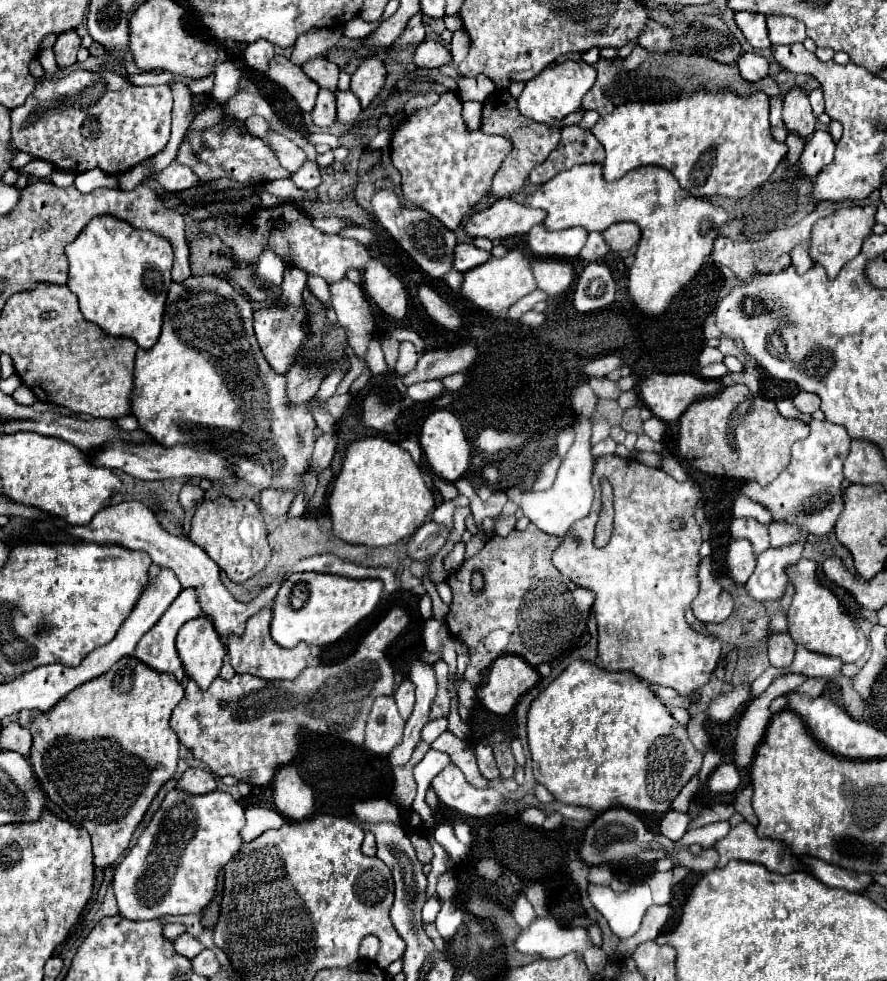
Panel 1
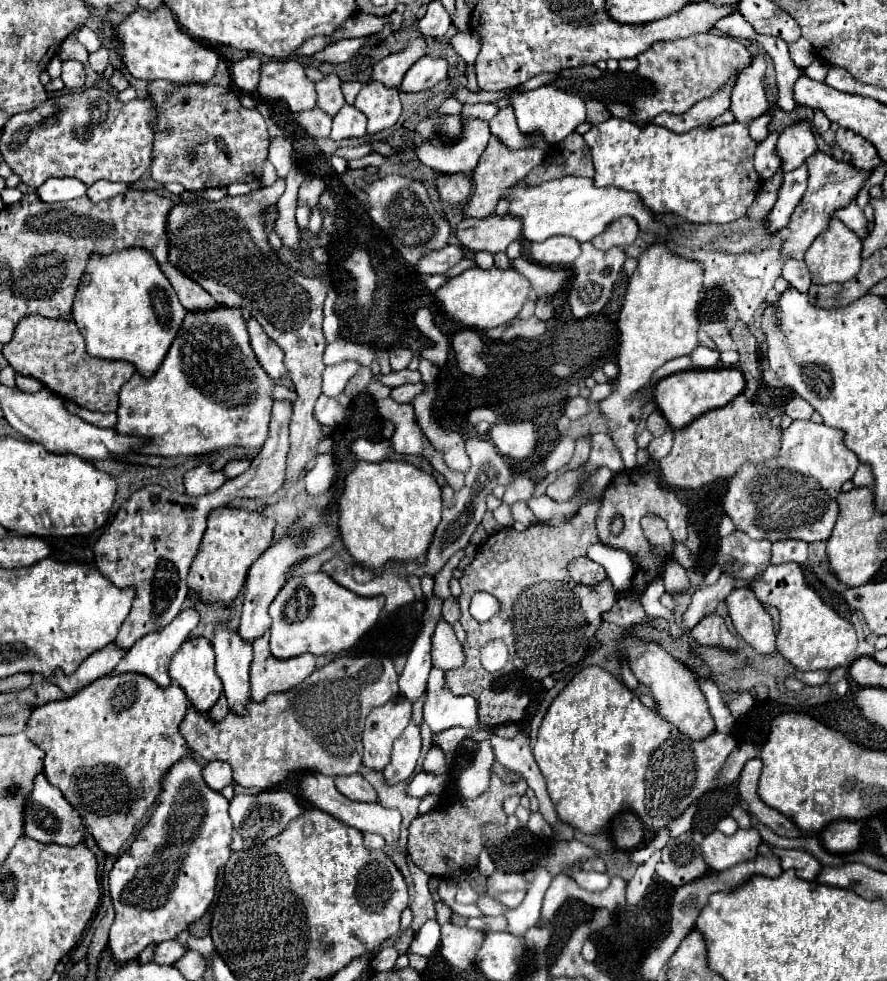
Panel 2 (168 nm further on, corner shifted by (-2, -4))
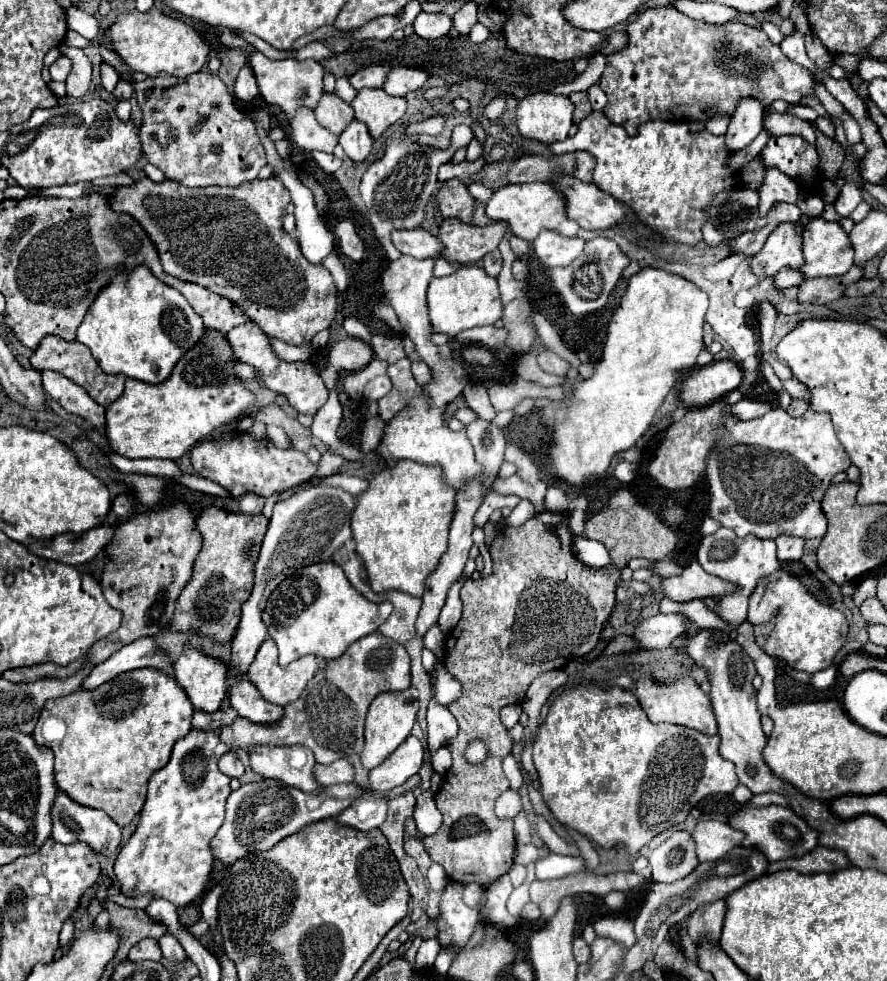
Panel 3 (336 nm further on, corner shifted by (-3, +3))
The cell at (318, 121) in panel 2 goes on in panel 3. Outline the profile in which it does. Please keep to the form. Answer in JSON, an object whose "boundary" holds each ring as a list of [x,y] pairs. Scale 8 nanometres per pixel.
{"boundary":[[[297,110],[291,120],[291,134],[295,144],[307,152],[333,152],[333,148],[337,146],[337,138],[333,138],[333,134],[329,134],[329,130],[325,130],[315,120],[315,114],[311,110]]]}

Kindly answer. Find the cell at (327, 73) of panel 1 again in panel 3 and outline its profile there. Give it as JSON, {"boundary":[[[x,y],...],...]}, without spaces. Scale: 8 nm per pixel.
{"boundary":[[[323,94],[315,108],[315,118],[321,126],[339,136],[353,122],[353,108],[337,94]]]}

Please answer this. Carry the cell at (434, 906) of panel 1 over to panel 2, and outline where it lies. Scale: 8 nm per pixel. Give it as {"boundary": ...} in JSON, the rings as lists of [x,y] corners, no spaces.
{"boundary":[[[430,919],[422,925],[418,935],[414,937],[407,954],[418,953],[418,955],[428,955],[430,957],[438,949],[438,945],[440,945],[440,927],[434,919]]]}

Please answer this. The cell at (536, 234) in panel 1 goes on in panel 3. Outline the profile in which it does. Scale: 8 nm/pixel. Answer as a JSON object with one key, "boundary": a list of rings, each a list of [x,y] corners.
{"boundary":[[[549,230],[541,232],[539,238],[533,242],[535,256],[547,268],[569,266],[581,254],[583,246],[585,246],[585,240],[581,240],[579,236],[567,238],[567,236],[561,236],[561,234],[553,234]]]}

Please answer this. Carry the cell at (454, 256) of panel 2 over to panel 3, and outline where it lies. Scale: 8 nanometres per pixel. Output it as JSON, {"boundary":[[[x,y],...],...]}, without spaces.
{"boundary":[[[423,228],[393,230],[391,240],[401,254],[409,254],[413,258],[437,258],[441,248],[441,242]]]}

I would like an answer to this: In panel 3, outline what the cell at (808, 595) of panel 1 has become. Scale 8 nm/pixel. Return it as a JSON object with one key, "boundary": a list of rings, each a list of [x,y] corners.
{"boundary":[[[777,570],[765,582],[761,582],[757,592],[785,592],[785,600],[775,618],[775,628],[769,634],[763,650],[777,660],[783,660],[787,666],[803,672],[819,672],[831,666],[837,650],[845,643],[849,632],[849,622],[843,612],[837,612],[821,602],[817,602],[799,580],[789,576],[785,570]]]}

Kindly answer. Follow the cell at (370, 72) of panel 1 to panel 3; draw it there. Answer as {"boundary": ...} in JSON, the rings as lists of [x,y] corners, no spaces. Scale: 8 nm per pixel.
{"boundary":[[[365,88],[357,92],[355,100],[351,102],[355,120],[365,122],[373,138],[381,138],[383,132],[405,114],[405,106],[405,98],[393,98],[381,88]]]}

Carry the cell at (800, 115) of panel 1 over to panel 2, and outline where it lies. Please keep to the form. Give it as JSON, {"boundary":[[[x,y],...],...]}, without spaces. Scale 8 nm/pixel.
{"boundary":[[[804,119],[784,129],[778,141],[778,149],[780,149],[784,171],[792,171],[800,167],[810,155],[818,151],[812,125]]]}

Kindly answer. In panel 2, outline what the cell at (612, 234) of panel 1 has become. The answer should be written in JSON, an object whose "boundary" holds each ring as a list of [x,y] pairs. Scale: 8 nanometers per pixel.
{"boundary":[[[622,217],[614,221],[600,237],[594,237],[592,245],[602,251],[608,251],[610,247],[626,247],[636,241],[638,233],[640,233],[638,223],[632,217]]]}

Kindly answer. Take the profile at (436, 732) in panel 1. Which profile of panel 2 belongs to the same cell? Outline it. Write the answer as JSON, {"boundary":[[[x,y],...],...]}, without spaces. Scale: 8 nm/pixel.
{"boundary":[[[432,667],[428,677],[428,695],[424,703],[424,721],[432,729],[432,733],[442,733],[450,727],[464,729],[480,729],[482,723],[478,719],[478,703],[474,697],[464,695],[456,697],[446,689],[444,671]]]}

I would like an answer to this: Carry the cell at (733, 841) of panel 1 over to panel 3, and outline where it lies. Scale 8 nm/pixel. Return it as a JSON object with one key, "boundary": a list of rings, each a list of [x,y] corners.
{"boundary":[[[701,820],[693,830],[693,840],[697,846],[699,862],[719,860],[731,848],[735,848],[745,834],[739,834],[729,824],[717,820]]]}

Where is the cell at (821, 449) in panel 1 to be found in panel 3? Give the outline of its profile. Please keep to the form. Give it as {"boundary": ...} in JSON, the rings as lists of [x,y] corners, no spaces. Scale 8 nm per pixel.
{"boundary":[[[775,408],[755,420],[727,418],[723,422],[725,432],[715,440],[707,456],[705,478],[709,482],[709,508],[707,516],[721,526],[731,528],[737,536],[753,534],[757,538],[777,538],[781,534],[799,538],[817,538],[827,532],[827,518],[821,510],[821,498],[837,472],[845,472],[851,460],[837,440],[833,422],[827,412],[807,410],[803,416],[793,418],[785,410]]]}

